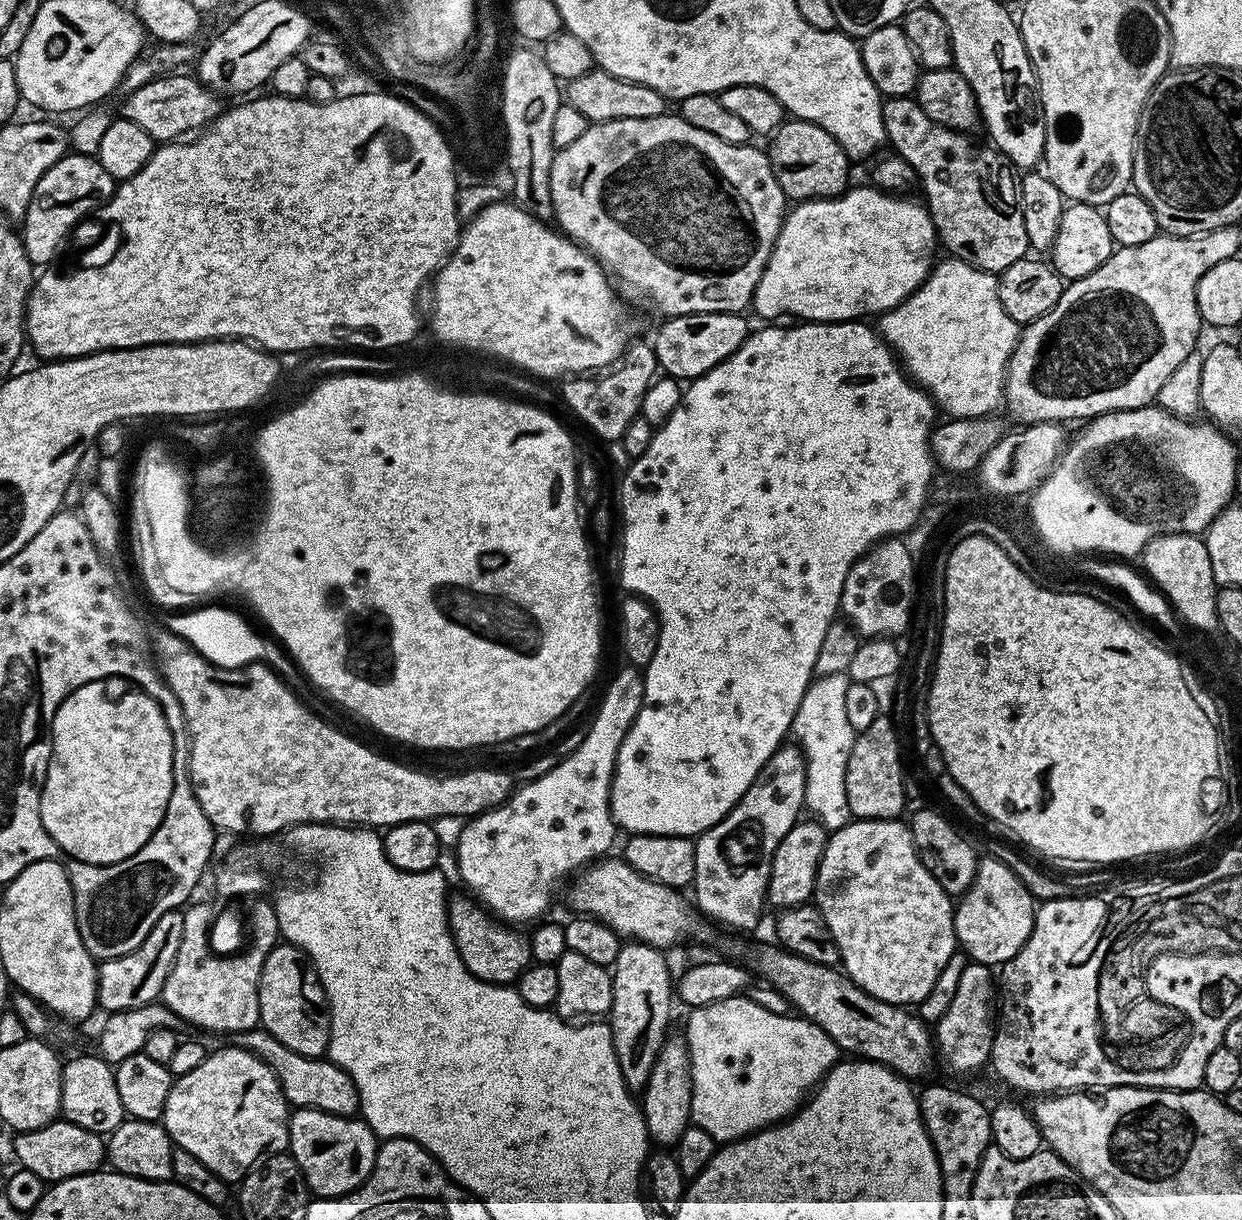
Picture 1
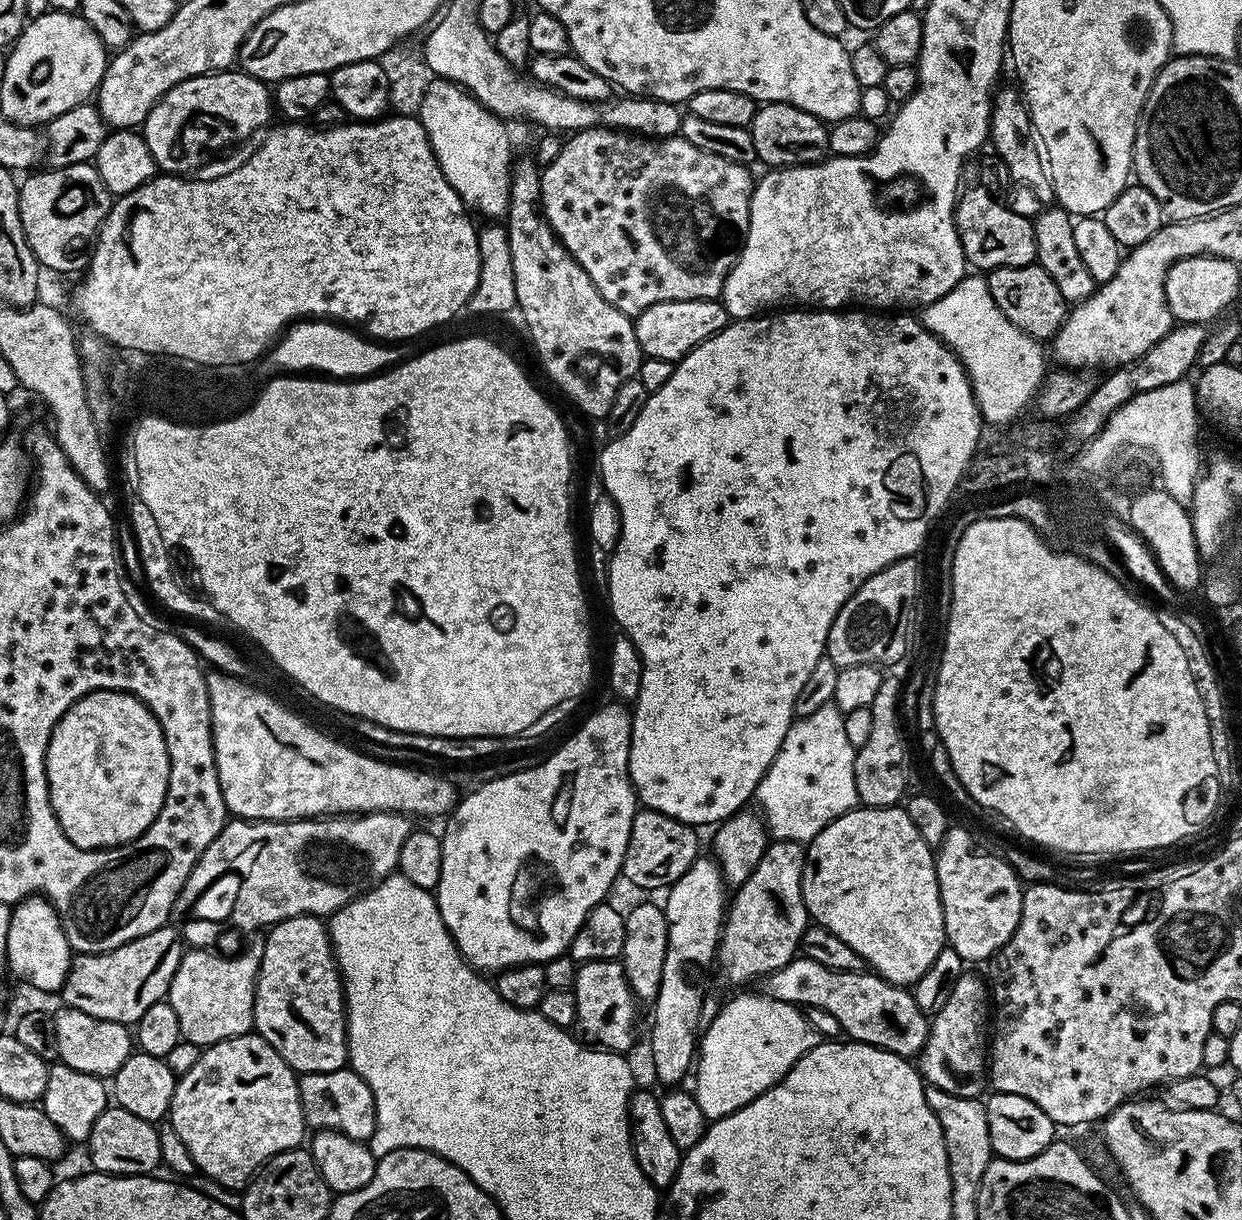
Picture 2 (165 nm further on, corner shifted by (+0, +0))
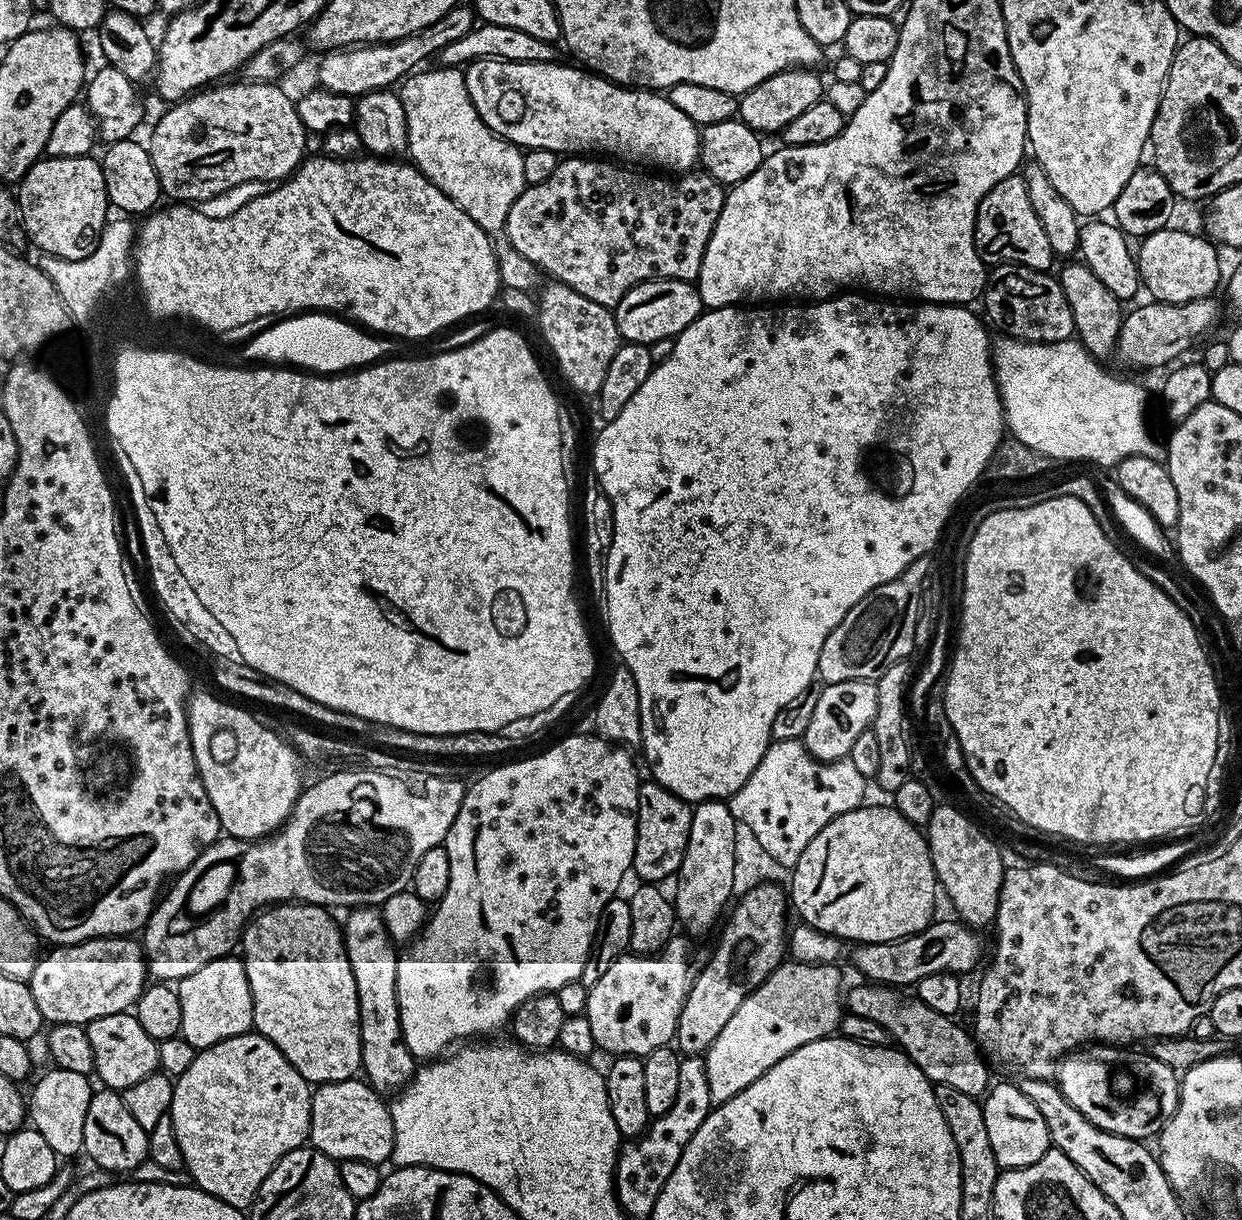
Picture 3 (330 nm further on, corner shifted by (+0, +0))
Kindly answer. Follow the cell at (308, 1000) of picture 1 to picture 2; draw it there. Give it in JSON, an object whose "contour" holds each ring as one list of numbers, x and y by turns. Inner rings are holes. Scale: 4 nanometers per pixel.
{"contour":[[295,916,271,925,266,935,268,937,262,940,264,953,260,973,256,976,255,1031,297,1074,345,1067,348,1064,348,1021,344,1011,344,985,332,952,328,924,319,916]]}

